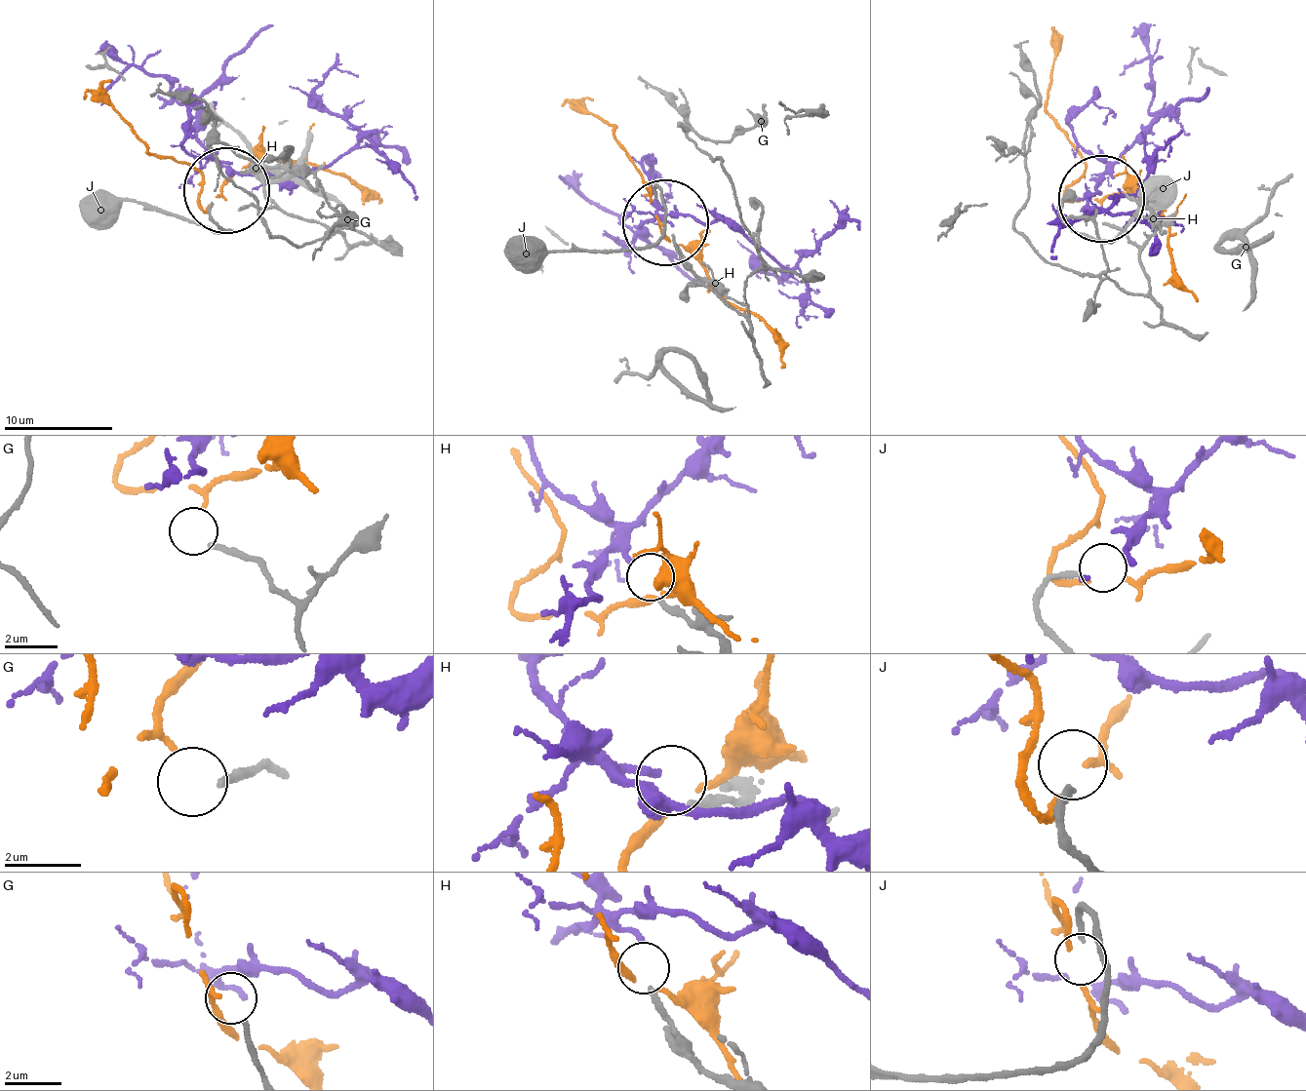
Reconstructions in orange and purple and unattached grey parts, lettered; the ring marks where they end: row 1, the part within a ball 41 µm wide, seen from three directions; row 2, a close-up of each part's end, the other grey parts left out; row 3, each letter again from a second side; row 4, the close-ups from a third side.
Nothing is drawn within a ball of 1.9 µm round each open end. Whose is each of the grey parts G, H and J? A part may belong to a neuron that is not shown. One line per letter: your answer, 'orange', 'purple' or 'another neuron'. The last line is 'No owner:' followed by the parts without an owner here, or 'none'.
G: orange
H: purple
J: another neuron
No owner: J

